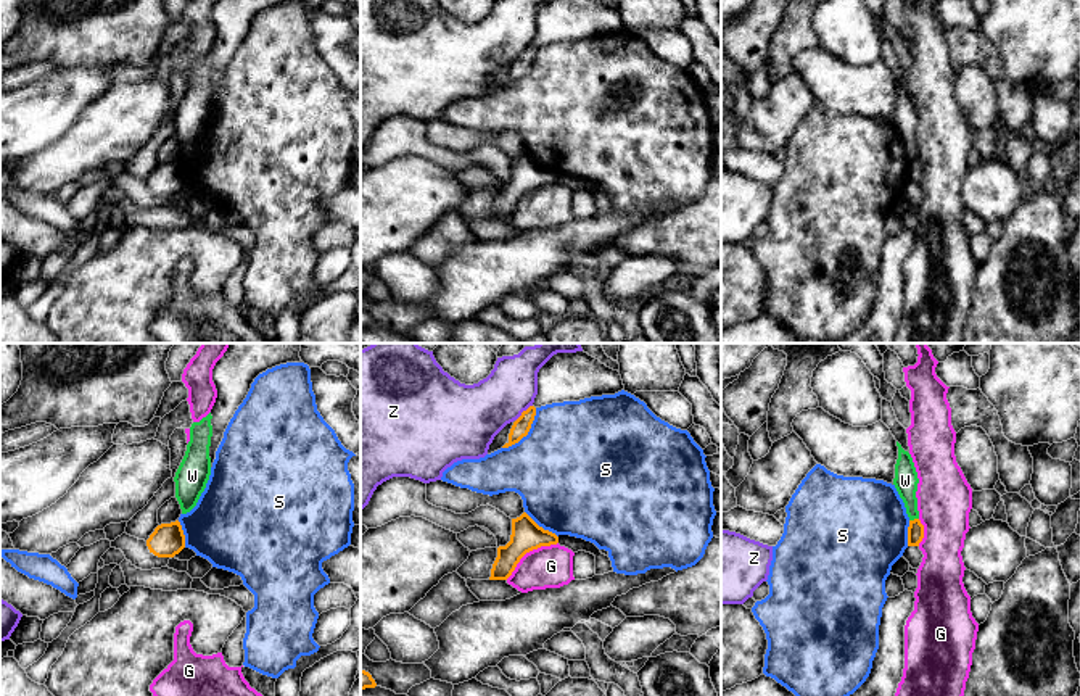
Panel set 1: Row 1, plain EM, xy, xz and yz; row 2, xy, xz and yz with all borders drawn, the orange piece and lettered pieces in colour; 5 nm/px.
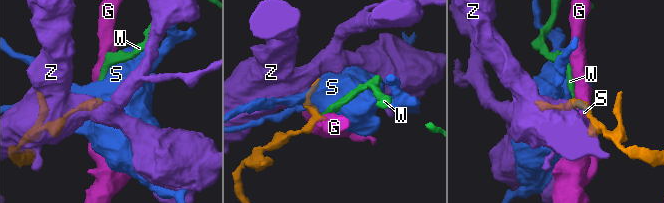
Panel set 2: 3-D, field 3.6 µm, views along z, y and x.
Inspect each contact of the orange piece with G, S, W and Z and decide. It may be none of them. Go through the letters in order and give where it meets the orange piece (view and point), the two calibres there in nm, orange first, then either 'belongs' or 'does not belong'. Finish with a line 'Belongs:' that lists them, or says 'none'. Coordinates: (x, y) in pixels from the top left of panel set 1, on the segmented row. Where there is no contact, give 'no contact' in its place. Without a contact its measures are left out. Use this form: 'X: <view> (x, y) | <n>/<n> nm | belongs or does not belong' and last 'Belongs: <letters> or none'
G: xz (528, 551) | 160/200 nm | does not belong
S: xz (527, 434) | 90/500 nm | does not belong
W: yz (915, 519) | 80/120 nm | does not belong
Z: xz (522, 413) | 90/300 nm | does not belong
Belongs: none

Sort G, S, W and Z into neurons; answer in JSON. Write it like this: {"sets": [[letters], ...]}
{"sets": [["G"], ["S"], ["W"], ["Z"]]}

